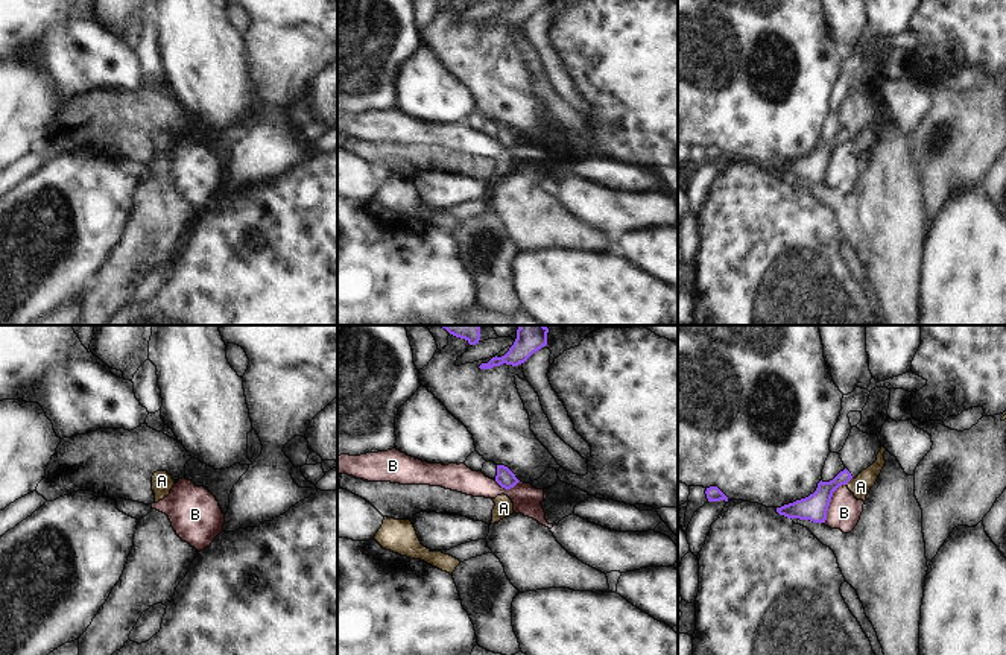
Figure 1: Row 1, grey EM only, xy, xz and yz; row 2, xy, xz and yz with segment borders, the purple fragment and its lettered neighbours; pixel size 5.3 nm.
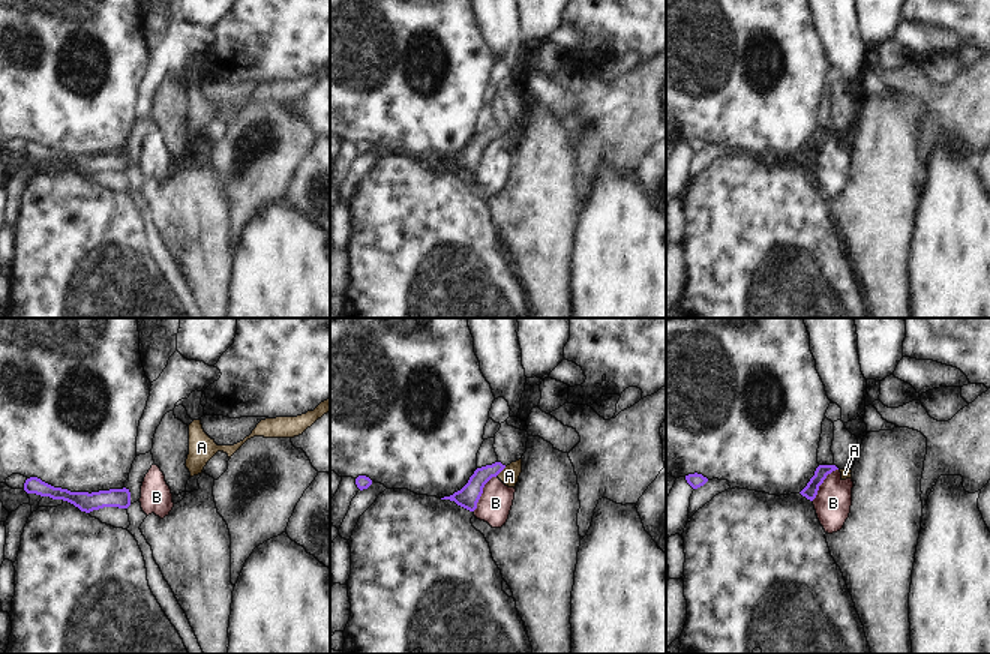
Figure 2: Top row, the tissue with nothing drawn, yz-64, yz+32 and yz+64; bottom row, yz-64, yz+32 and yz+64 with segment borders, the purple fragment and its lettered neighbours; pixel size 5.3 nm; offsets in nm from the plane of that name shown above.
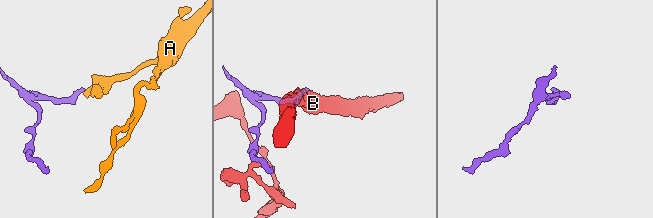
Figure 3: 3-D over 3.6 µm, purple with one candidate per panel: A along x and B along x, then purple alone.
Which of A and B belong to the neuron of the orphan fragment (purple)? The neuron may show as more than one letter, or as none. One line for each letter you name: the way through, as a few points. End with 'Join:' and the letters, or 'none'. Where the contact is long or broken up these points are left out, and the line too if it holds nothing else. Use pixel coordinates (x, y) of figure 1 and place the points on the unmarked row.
A: across yz (815, 166), (838, 140), (848, 140), (860, 146)
Join: A

